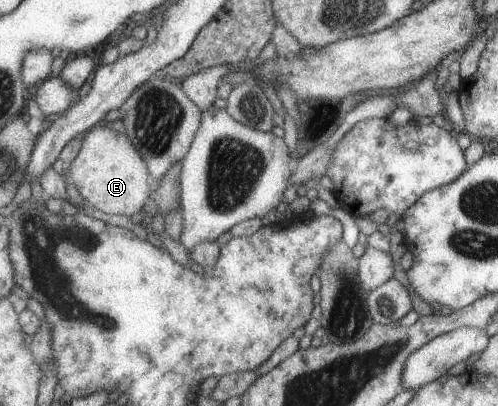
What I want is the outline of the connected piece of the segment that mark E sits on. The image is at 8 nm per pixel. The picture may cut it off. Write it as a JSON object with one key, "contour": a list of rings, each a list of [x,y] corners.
{"contour":[[[103,124],[90,128],[81,139],[78,155],[67,165],[67,182],[75,186],[88,208],[127,217],[145,208],[153,191],[152,182],[143,159],[131,146],[129,139],[124,134],[107,129]]]}

